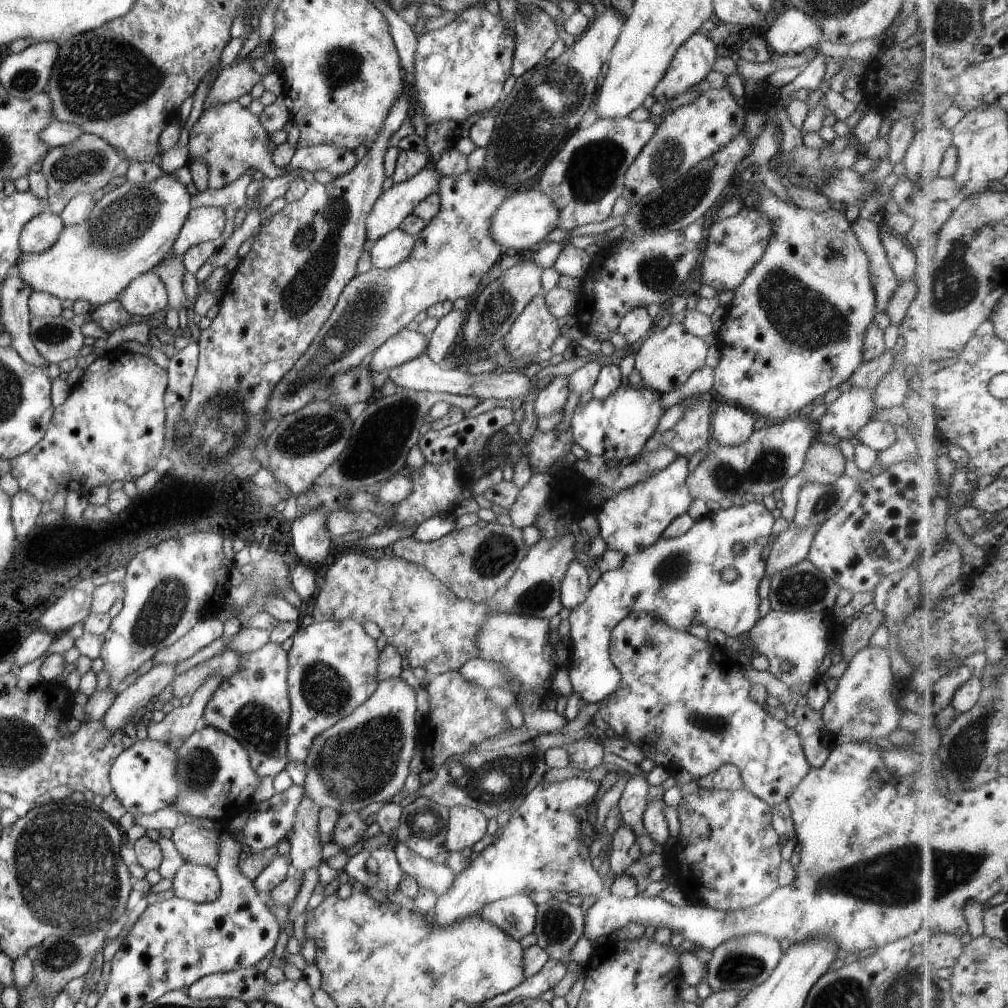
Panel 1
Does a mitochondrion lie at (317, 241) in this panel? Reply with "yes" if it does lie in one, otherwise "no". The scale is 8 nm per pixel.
yes

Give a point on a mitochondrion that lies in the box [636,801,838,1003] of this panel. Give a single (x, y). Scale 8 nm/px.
(736, 967)

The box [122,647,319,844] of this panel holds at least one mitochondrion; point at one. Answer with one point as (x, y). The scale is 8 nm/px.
(258, 724)

